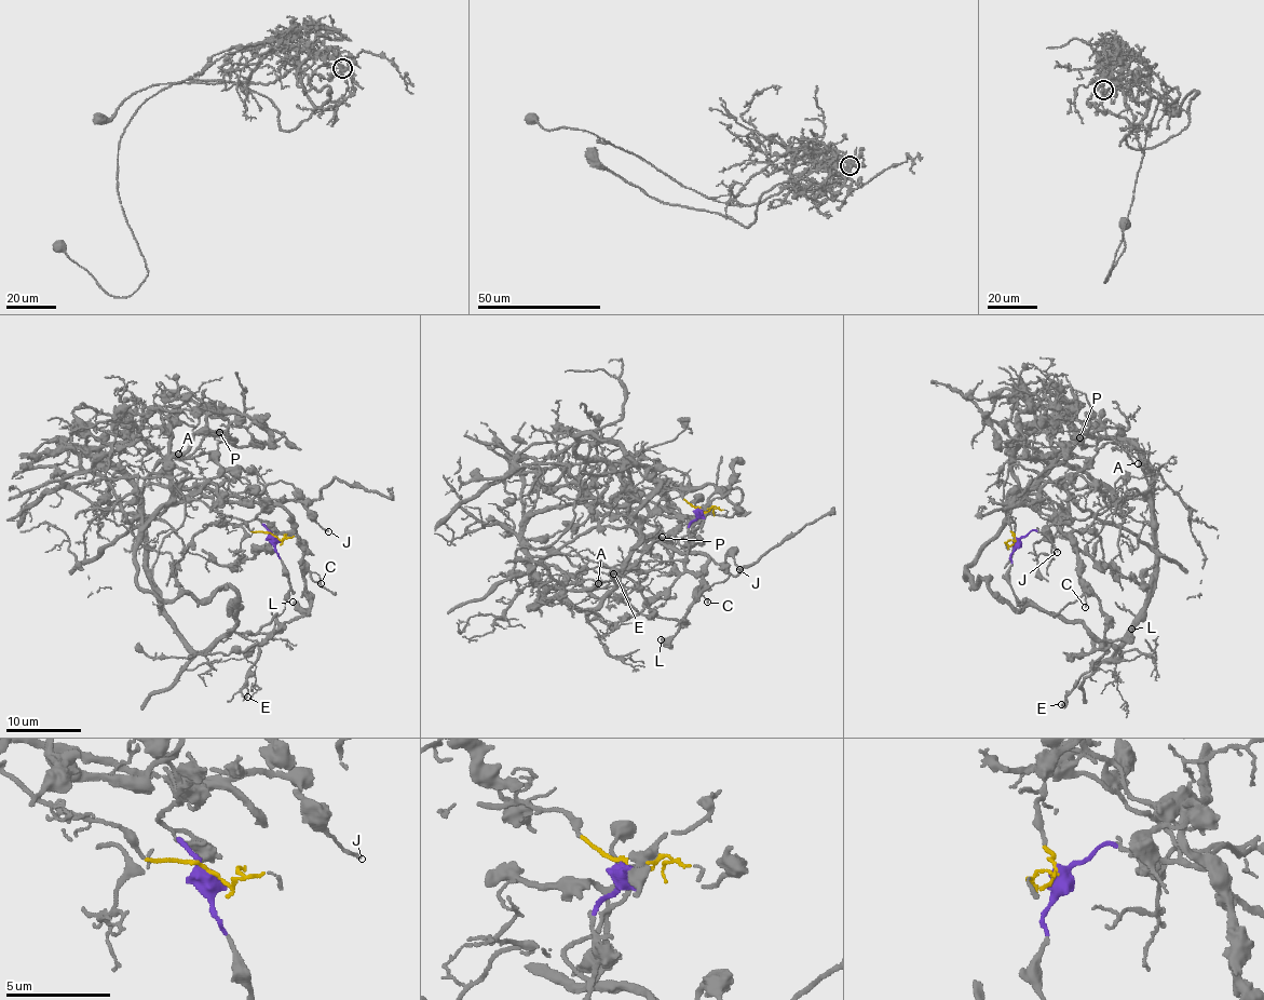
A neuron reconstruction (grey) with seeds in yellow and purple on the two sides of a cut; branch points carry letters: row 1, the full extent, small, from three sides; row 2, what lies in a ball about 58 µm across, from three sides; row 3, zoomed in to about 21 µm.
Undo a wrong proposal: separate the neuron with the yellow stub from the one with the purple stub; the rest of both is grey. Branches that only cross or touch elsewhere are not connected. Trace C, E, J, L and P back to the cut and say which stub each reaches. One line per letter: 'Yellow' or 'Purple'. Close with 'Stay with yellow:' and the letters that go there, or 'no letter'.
C: Purple
E: Purple
J: Purple
L: Purple
P: Yellow
Stay with yellow: P

